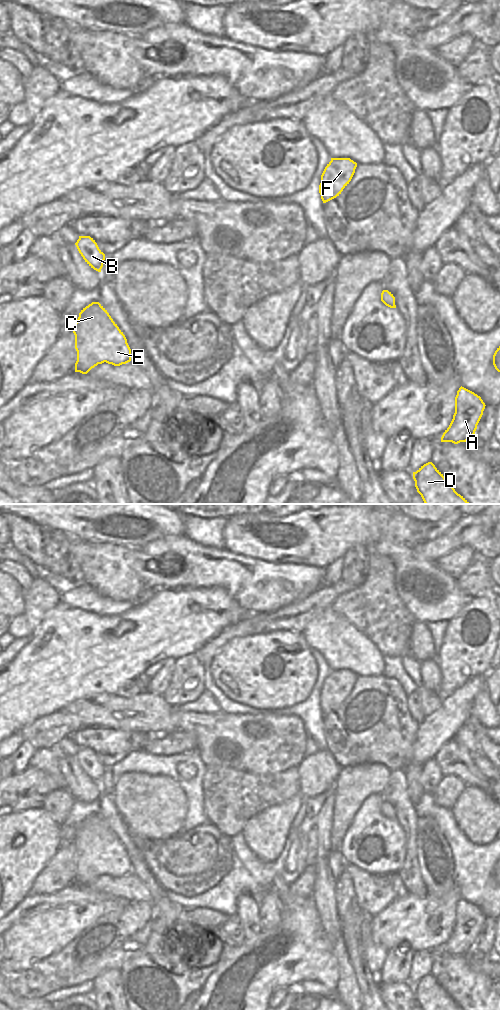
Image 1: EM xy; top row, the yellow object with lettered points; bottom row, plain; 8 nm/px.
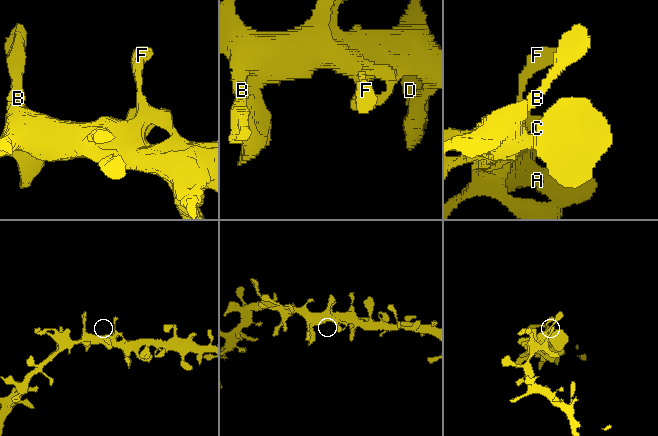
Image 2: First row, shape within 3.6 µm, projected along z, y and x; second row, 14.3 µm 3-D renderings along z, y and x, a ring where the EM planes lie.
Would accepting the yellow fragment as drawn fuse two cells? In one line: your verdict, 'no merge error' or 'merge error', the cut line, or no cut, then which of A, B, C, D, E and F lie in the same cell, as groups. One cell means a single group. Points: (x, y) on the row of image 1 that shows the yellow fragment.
no merge error; no cut; A B C D E F

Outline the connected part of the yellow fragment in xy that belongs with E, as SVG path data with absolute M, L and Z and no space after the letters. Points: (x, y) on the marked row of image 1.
M99 302L81 310L72 331L77 351L75 372L87 374L104 362L120 366L131 361L125 335Z

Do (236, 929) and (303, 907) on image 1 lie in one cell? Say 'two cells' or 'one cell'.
two cells

